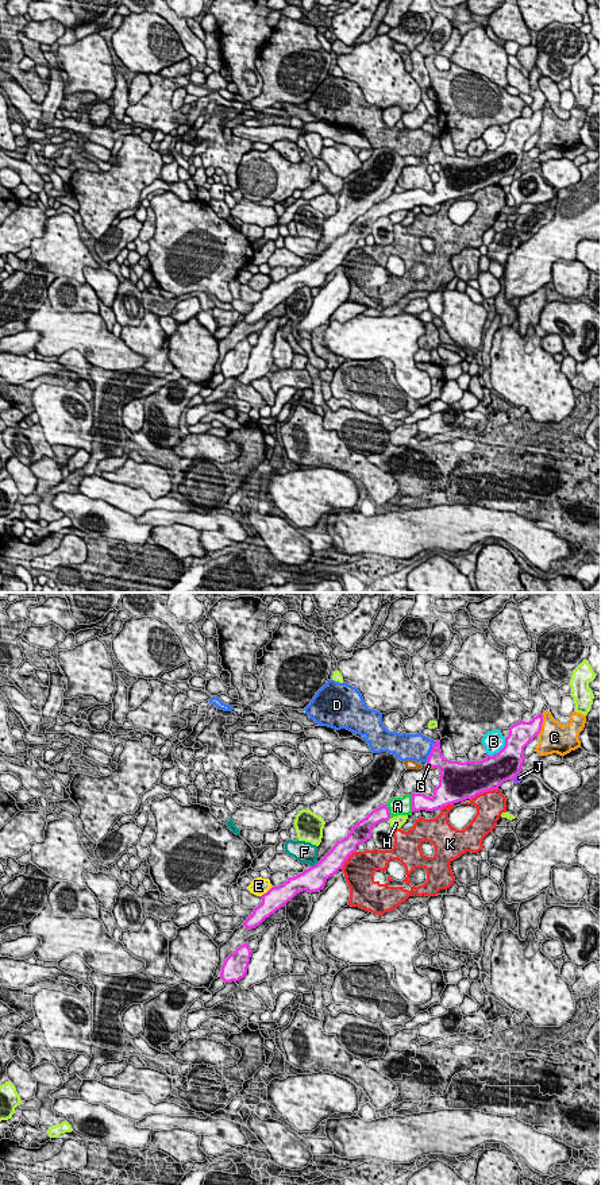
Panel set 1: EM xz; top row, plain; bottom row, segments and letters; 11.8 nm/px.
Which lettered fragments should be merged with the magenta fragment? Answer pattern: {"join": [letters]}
{"join": ["A", "G"]}

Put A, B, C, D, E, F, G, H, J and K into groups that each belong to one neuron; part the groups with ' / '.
A G / B / C / D / E / F / H / J / K

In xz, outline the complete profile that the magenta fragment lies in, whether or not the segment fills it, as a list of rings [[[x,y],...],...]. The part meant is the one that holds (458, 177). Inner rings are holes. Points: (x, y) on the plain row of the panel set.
[[[539,109],[529,117],[520,116],[512,120],[505,134],[505,142],[493,151],[486,150],[481,157],[450,157],[443,153],[440,138],[435,136],[427,161],[428,165],[439,163],[442,170],[432,193],[424,189],[404,190],[392,193],[386,200],[373,205],[352,221],[350,228],[338,236],[316,260],[263,289],[262,298],[254,304],[243,321],[249,325],[255,324],[277,305],[286,301],[297,289],[303,286],[312,289],[324,283],[325,277],[342,265],[347,254],[357,247],[357,242],[371,233],[371,225],[377,219],[397,211],[412,211],[420,205],[442,205],[448,200],[498,185],[504,177],[513,175],[523,165],[524,143],[540,128],[542,119],[543,109]]]

